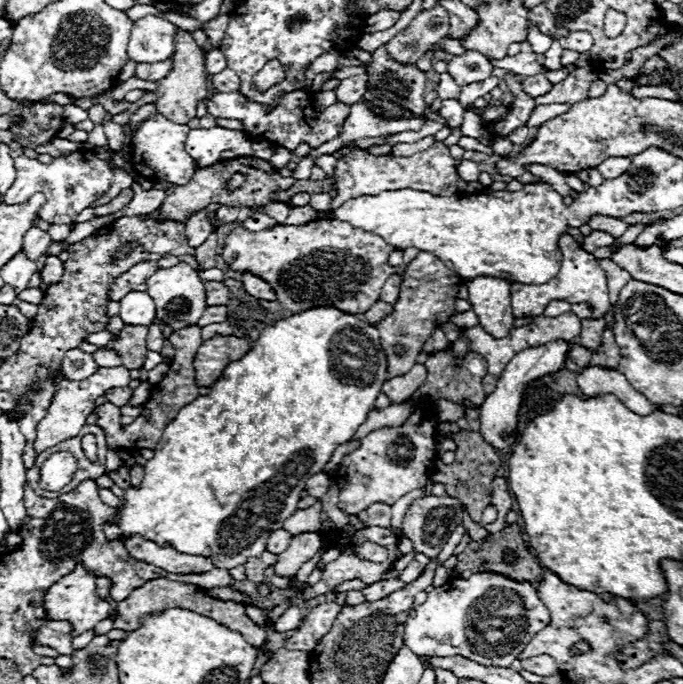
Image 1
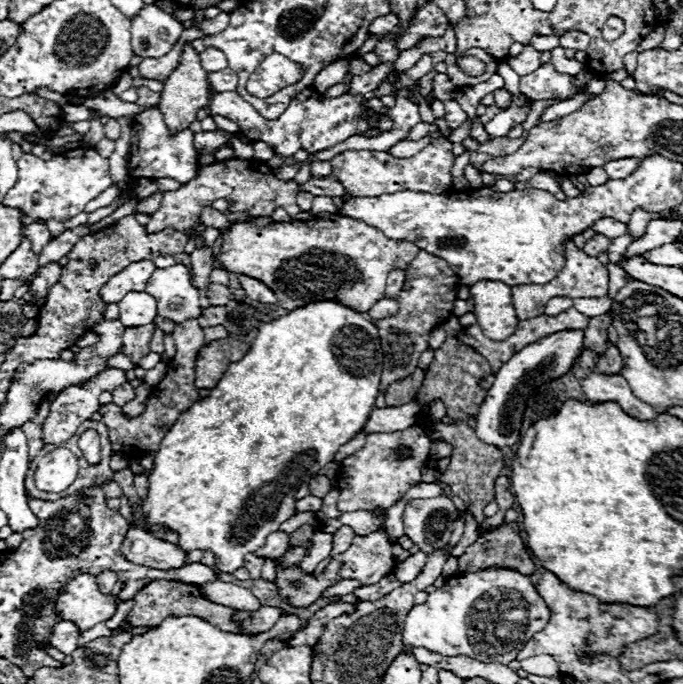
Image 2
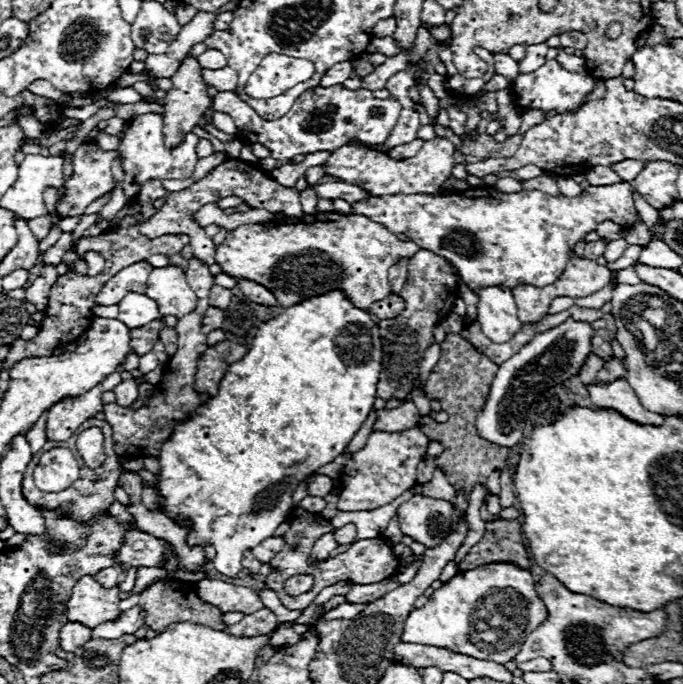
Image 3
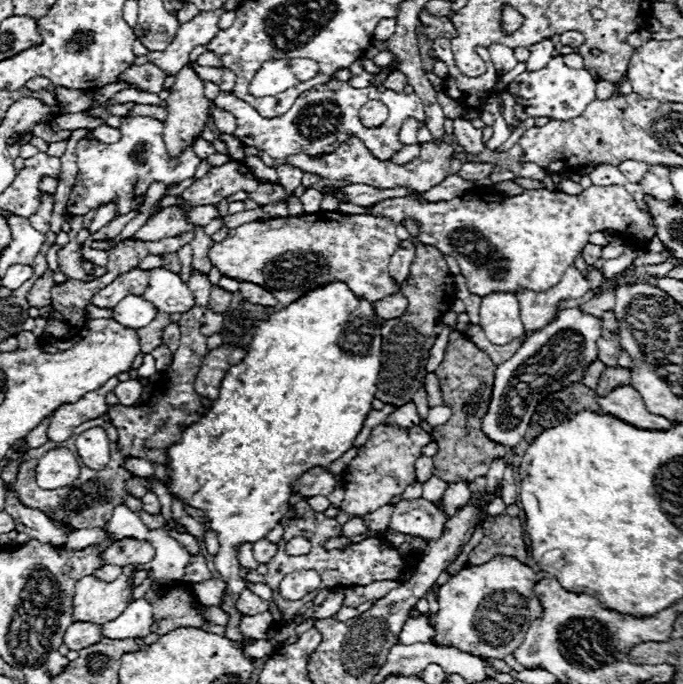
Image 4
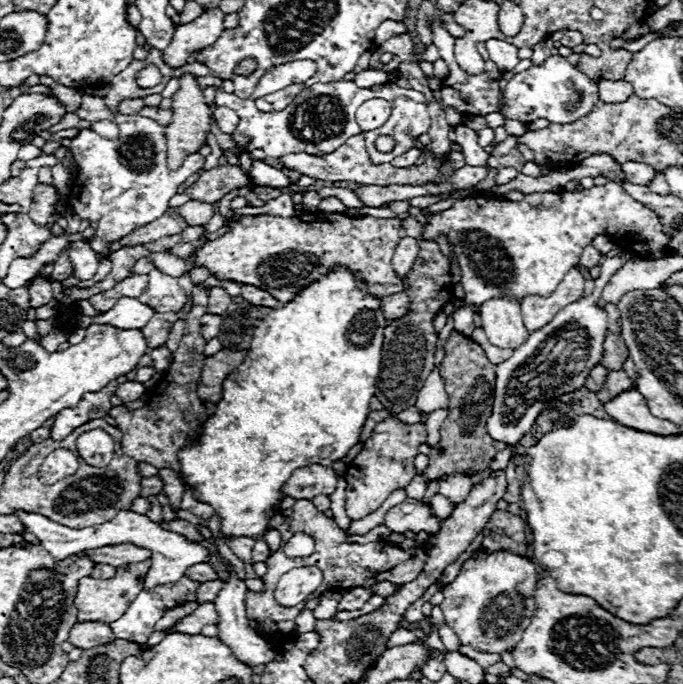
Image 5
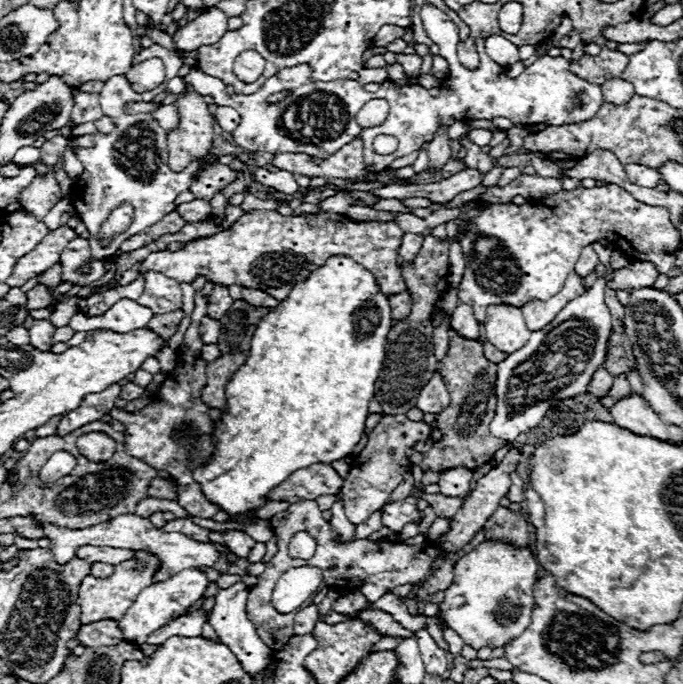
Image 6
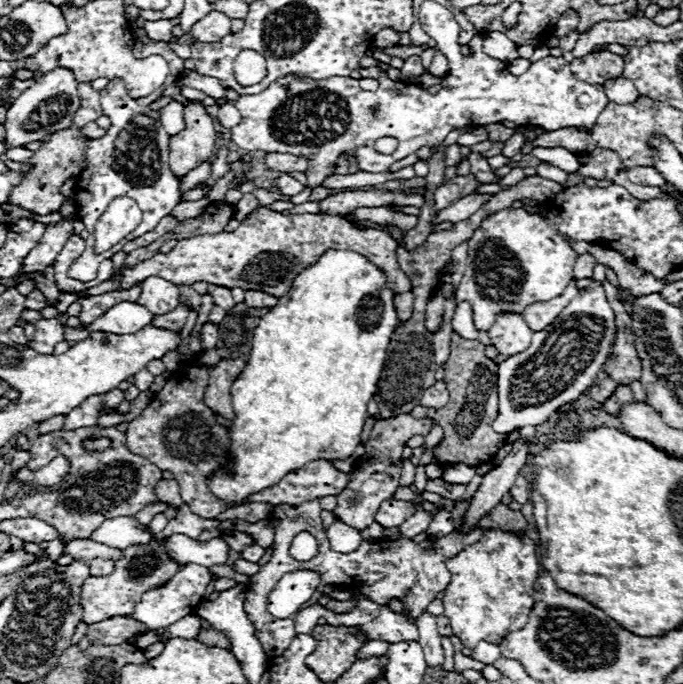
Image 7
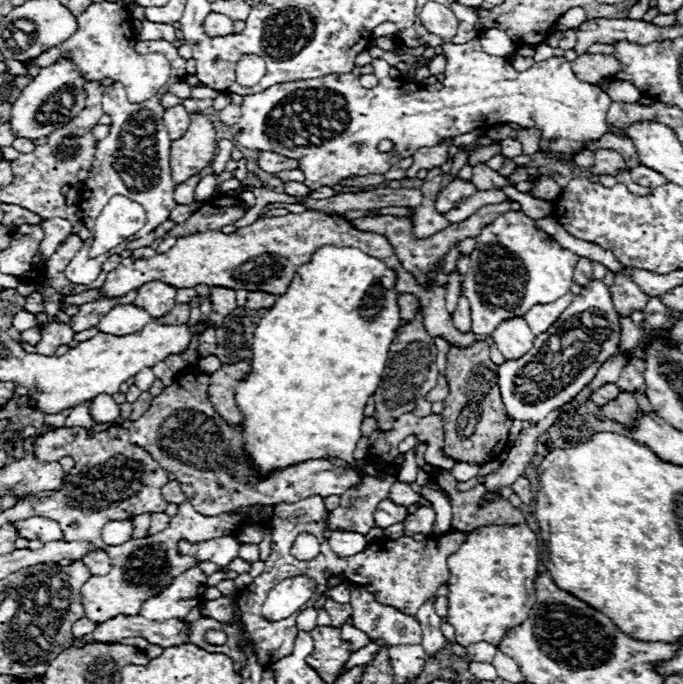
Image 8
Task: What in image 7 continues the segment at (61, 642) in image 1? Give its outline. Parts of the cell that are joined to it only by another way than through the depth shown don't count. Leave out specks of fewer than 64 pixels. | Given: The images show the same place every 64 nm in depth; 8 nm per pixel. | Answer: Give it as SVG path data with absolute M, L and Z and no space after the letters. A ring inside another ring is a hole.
M114 616L110 620L90 624L86 630L86 638L90 644L114 646L114 644L126 642L138 630L144 630L144 626L132 620L130 616Z

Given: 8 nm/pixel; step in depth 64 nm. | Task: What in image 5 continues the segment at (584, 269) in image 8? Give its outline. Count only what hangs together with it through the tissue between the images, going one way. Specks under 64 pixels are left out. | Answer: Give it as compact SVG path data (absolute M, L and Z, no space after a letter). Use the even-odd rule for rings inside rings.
M590 244L584 248L584 252L582 252L582 256L580 256L580 264L582 264L582 266L586 266L586 268L596 266L600 260L602 260L600 250L596 250L596 248L594 248L594 246L590 246Z

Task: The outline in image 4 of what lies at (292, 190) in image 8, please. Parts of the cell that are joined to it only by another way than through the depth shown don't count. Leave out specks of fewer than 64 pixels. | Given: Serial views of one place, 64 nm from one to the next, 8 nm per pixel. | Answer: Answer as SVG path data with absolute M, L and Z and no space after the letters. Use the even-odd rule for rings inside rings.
M246 156L244 164L248 168L252 168L252 172L258 176L258 180L266 180L266 182L278 182L278 174L274 168L268 168L258 156Z

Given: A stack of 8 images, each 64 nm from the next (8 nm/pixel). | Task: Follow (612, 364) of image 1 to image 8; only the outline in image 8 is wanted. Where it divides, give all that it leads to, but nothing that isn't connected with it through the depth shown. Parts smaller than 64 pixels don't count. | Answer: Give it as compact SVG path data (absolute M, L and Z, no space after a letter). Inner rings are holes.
M620 392L614 400L610 400L606 406L602 406L602 412L606 412L606 416L610 416L612 420L618 420L620 424L628 426L632 424L632 414L640 410L636 404L636 398L630 392Z

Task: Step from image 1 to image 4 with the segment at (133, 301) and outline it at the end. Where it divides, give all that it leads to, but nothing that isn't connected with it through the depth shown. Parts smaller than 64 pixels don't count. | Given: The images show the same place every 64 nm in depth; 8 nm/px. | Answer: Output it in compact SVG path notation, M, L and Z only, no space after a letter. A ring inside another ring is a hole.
M130 294L124 300L120 300L118 306L114 306L112 318L118 320L122 326L136 330L136 328L150 324L156 314L158 314L158 310L154 308L154 304L150 304L142 296Z

